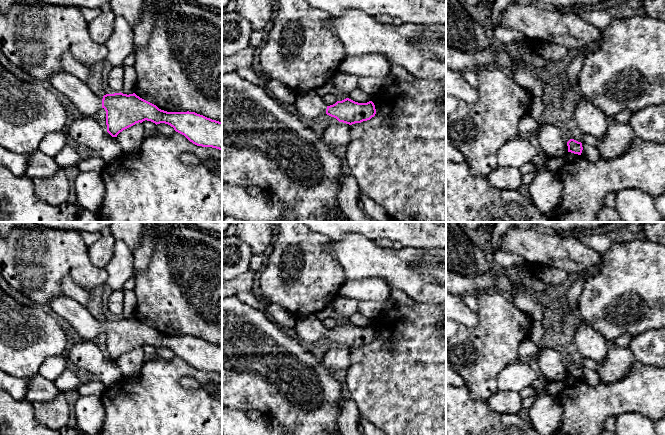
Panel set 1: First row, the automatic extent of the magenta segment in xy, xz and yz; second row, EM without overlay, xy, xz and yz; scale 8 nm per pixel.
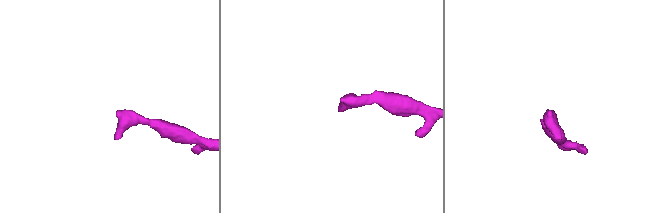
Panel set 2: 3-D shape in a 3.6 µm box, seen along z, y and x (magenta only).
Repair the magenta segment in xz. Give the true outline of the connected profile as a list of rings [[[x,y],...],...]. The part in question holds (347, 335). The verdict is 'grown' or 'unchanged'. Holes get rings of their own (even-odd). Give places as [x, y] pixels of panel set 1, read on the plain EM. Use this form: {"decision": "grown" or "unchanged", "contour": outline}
{"decision": "grown", "contour": [[[315,314],[305,318],[298,318],[294,328],[299,339],[306,343],[312,344],[327,338],[336,342],[339,346],[349,349],[370,344],[376,338],[375,329],[372,325],[358,327],[346,322],[327,330]]]}

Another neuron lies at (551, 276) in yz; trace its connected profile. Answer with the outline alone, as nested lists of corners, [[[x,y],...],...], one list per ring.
[[[526,262],[523,265],[500,268],[514,287],[520,287],[521,274],[527,272],[532,279],[540,280],[547,286],[559,286],[568,278],[568,273],[550,265],[532,264]]]

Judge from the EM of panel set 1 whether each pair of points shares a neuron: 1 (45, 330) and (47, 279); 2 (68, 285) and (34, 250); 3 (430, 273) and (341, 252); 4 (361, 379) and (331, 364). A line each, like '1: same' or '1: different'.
1: different
2: different
3: same
4: different

